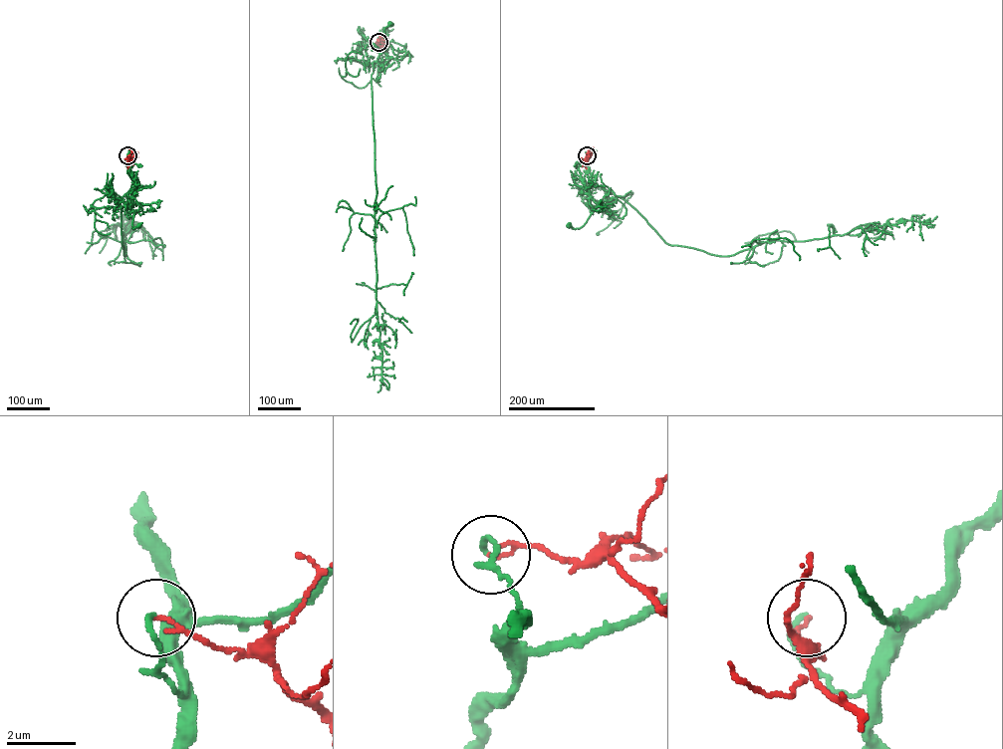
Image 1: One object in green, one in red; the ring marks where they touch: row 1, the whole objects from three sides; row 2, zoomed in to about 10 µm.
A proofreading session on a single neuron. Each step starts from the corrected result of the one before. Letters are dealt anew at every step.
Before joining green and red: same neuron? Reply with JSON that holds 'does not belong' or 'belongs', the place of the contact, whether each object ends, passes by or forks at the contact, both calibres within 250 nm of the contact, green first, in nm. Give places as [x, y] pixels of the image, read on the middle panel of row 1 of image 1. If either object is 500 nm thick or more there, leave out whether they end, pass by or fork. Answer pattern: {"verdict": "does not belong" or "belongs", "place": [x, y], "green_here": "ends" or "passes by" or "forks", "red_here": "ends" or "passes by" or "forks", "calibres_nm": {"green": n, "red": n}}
{"verdict": "does not belong", "place": [378, 42], "green_here": "ends", "red_here": "ends", "calibres_nm": {"green": 130, "red": 110}}

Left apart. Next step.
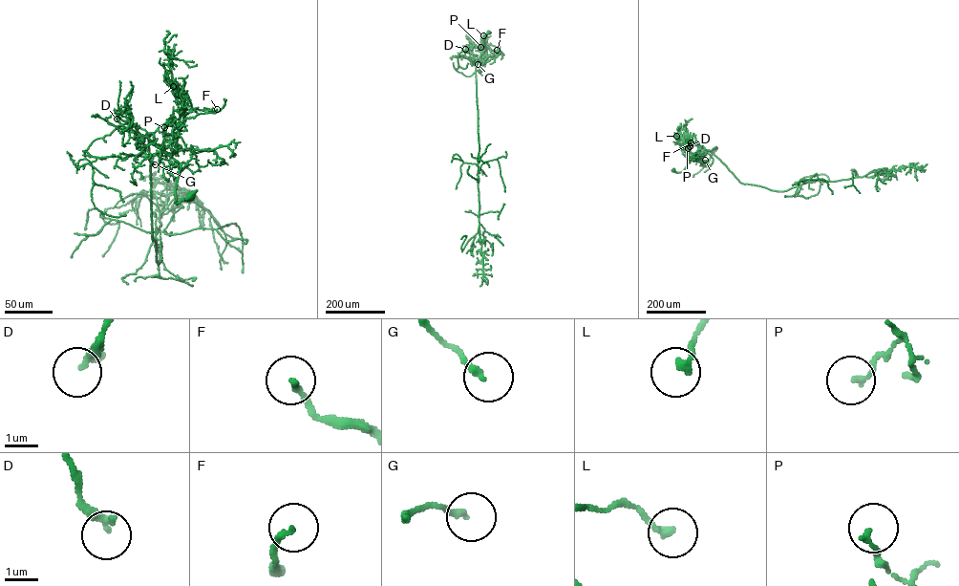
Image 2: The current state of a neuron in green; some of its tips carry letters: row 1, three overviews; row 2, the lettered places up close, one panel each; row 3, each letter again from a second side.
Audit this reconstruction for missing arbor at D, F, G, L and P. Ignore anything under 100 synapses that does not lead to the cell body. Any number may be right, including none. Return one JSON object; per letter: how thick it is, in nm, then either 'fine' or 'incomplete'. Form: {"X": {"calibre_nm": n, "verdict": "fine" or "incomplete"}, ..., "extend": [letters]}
{"D": {"calibre_nm": 240, "verdict": "fine"}, "F": {"calibre_nm": 180, "verdict": "fine"}, "G": {"calibre_nm": 190, "verdict": "fine"}, "L": {"calibre_nm": 240, "verdict": "fine"}, "P": {"calibre_nm": 160, "verdict": "fine"}, "extend": []}

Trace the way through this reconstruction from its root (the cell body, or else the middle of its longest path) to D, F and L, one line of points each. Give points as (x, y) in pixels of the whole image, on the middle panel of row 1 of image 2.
D: (488, 32), (484, 36), (485, 50), (479, 57), (469, 59), (465, 49)
F: (488, 32), (484, 36), (485, 50), (482, 52), (487, 46), (497, 50)
L: (488, 32), (484, 36), (483, 52), (485, 42), (483, 35)

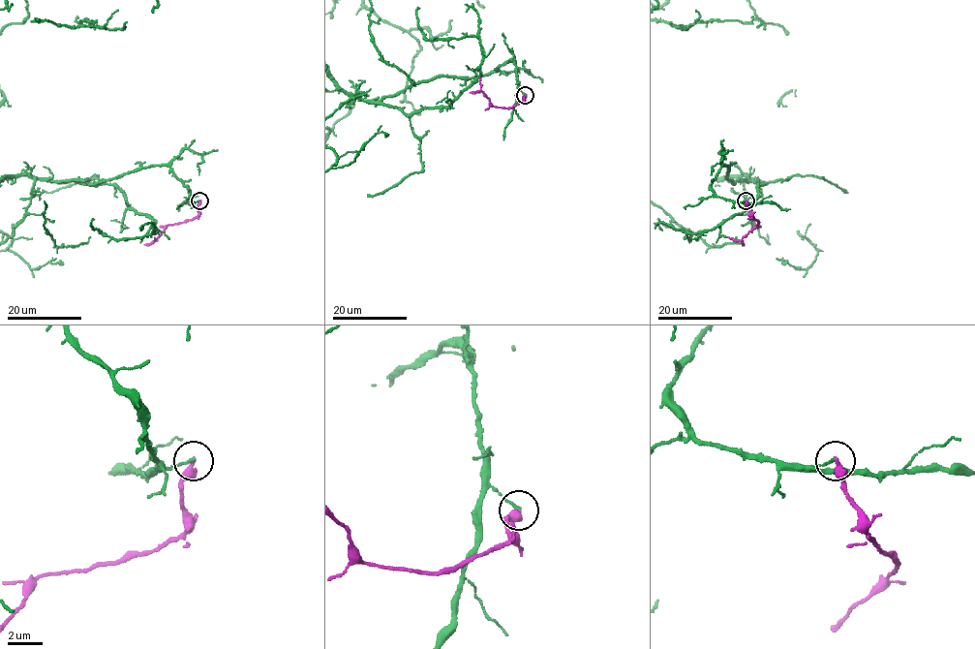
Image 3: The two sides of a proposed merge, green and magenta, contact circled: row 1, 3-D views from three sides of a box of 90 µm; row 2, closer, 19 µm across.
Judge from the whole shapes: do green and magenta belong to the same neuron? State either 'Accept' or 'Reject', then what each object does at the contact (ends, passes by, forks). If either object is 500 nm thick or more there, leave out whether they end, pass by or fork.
Reject. At the ring green ends. At the ring magenta ends

